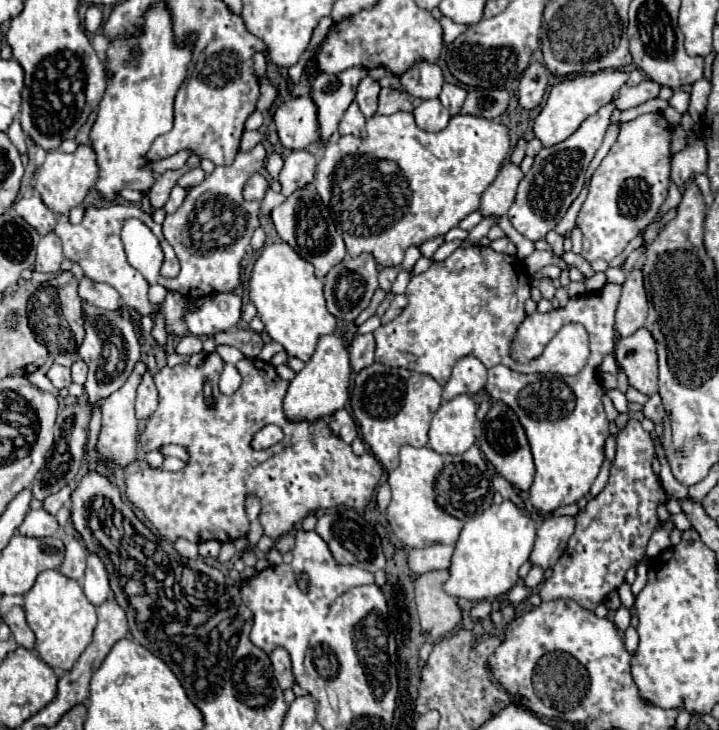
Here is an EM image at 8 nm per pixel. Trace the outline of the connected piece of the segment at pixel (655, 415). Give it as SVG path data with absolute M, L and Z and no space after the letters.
M655 393L649 397L649 401L645 403L643 407L643 415L647 419L651 419L653 423L663 423L663 415L665 415L665 409L663 409L663 403L661 403L661 397Z

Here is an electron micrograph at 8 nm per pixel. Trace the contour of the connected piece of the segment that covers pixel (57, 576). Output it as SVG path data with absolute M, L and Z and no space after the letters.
M57 569L39 573L35 585L25 595L25 615L27 623L37 637L37 653L49 665L69 671L79 655L89 645L93 629L97 625L95 605L87 601L81 585L75 579L61 575Z

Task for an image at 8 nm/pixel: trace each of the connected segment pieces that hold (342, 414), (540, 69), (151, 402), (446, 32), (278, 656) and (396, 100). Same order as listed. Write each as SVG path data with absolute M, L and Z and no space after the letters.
M345 409L335 411L333 415L325 417L325 421L329 423L331 431L333 431L335 435L339 435L345 443L351 443L351 441L357 437L357 427L355 427L355 421L353 421L353 417L351 417Z
M531 63L519 81L519 105L533 109L543 101L547 89L547 69L541 63Z
M147 371L141 379L139 391L137 391L137 419L149 417L157 409L157 387L153 383L151 371Z
M441 17L441 27L443 27L443 41L445 43L455 41L463 31L467 31L467 25L459 25L459 23L451 21L449 17Z
M275 649L271 655L271 665L273 665L273 673L275 673L275 679L279 683L279 687L285 691L285 689L293 689L293 683L295 683L295 677L291 673L291 661L289 661L289 653L285 649Z
M383 87L379 95L379 109L377 113L381 115L391 115L397 111L413 111L411 95L405 89L393 89L393 87Z

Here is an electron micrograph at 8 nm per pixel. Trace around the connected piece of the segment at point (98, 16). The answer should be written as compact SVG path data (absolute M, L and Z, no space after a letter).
M91 5L91 7L87 9L87 15L85 15L85 29L87 29L89 33L95 33L95 31L99 29L99 25L101 25L101 19L103 19L101 9L95 7L95 5Z

